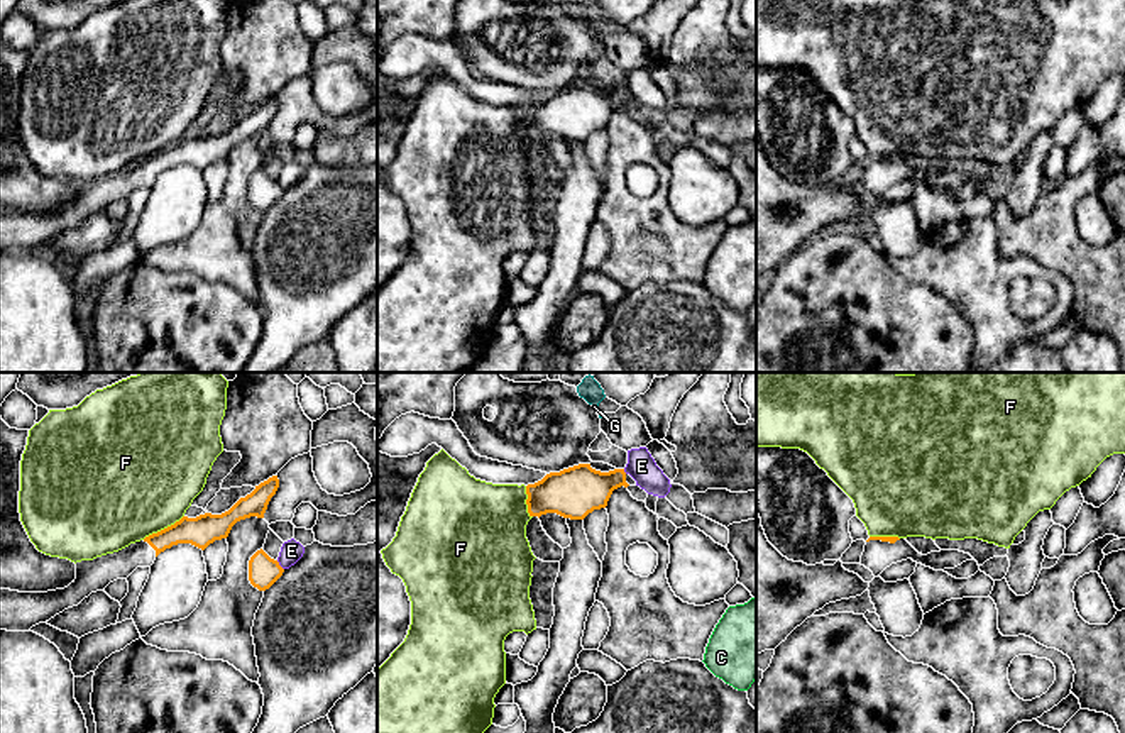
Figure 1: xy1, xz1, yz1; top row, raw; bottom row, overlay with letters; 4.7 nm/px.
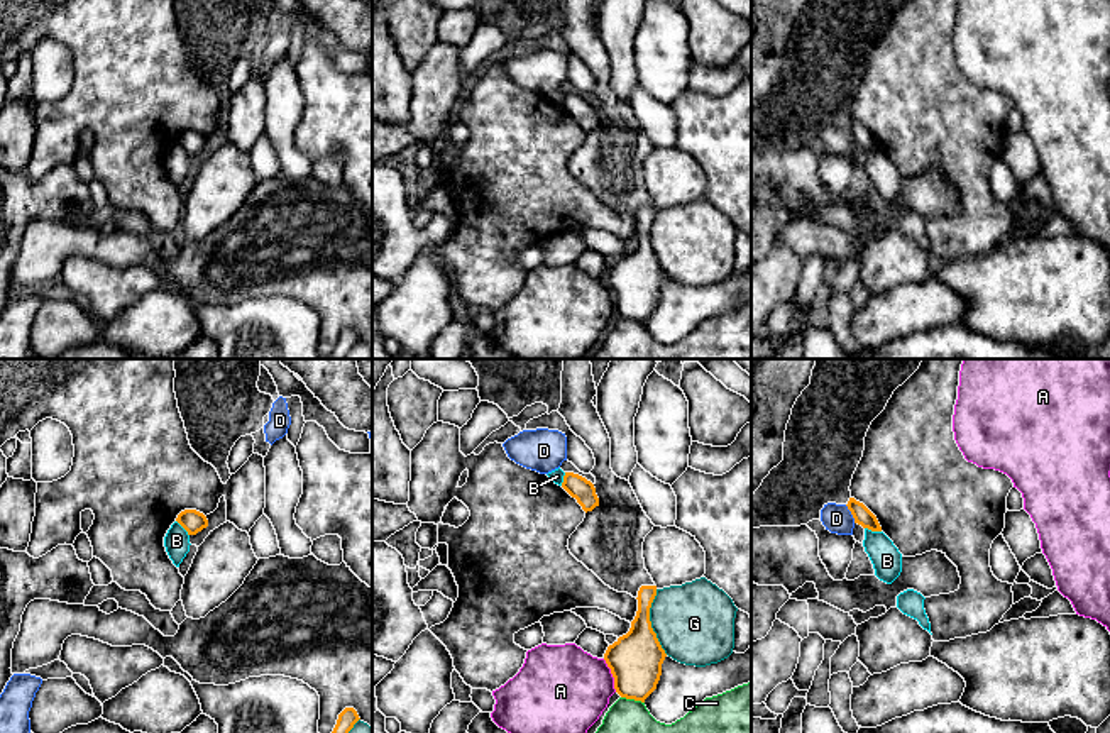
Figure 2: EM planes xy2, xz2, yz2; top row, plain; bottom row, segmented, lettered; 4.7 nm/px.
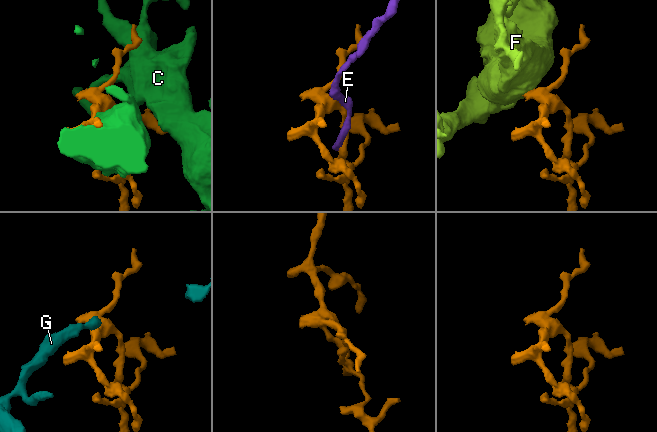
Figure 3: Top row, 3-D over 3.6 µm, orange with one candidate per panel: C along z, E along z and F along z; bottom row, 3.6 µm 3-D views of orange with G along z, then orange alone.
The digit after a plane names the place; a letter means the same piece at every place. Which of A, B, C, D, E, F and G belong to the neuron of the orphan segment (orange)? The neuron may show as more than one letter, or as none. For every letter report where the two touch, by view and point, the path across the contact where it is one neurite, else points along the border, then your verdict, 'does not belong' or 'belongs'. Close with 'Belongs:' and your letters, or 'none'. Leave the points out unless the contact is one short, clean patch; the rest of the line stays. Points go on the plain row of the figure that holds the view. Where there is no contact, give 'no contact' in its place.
A: xz2 (613, 297) | does not belong
B: yz2 (873, 151) | does not belong
C: xz2 (633, 319) | does not belong
D: yz2 (851, 134) | along yz2 (845, 126), (855, 143) | does not belong
E: xy1 (279, 187) | does not belong
F: xy1 (164, 149) | along xy1 (183, 136), (142, 159) | does not belong
G: xz2 (650, 242) | does not belong
Belongs: none

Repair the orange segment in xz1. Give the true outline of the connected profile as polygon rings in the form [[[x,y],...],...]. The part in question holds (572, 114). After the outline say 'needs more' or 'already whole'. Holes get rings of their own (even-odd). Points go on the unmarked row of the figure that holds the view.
[[[579,85],[550,93],[526,107],[530,137],[557,134],[570,141],[584,141],[594,130],[607,127],[614,110],[628,108],[624,90],[601,93],[590,85]]] | already whole

